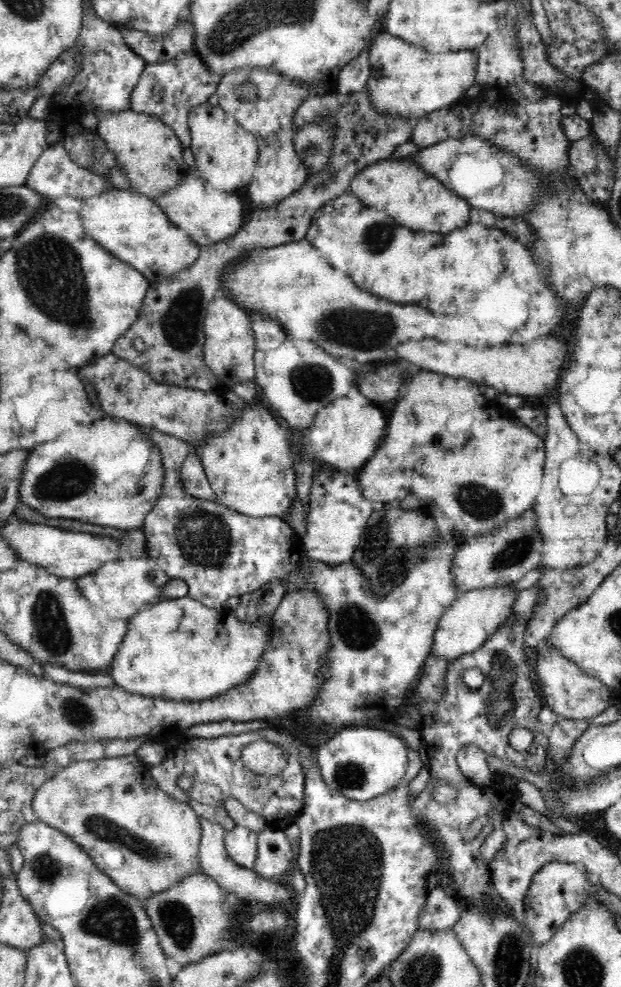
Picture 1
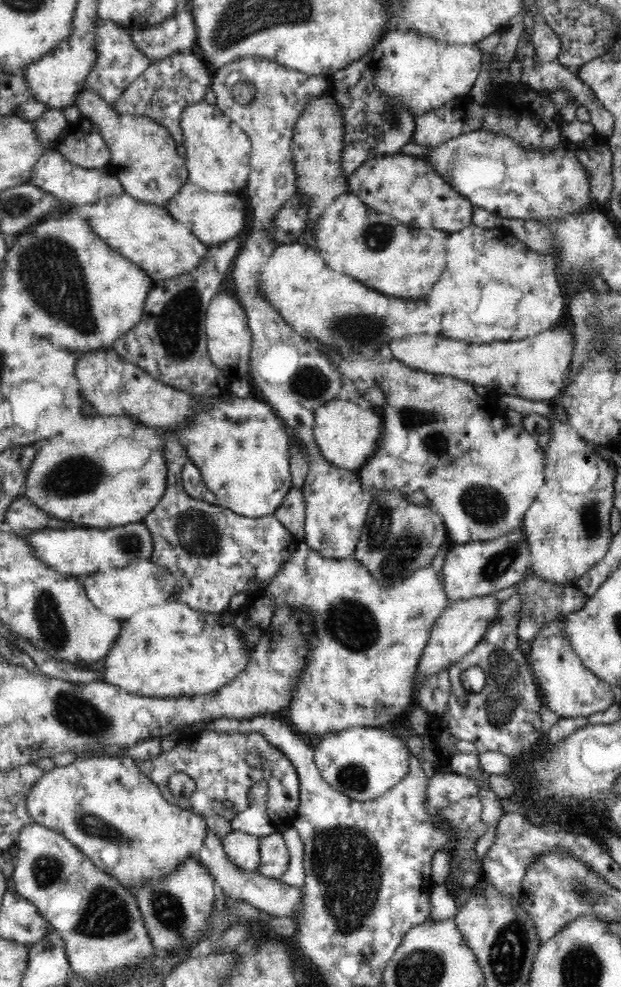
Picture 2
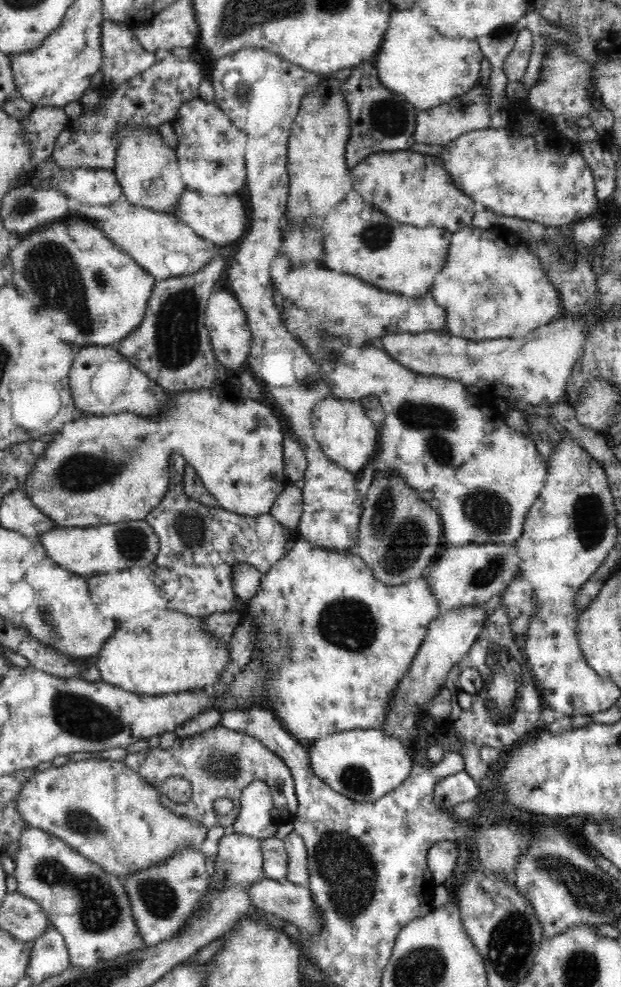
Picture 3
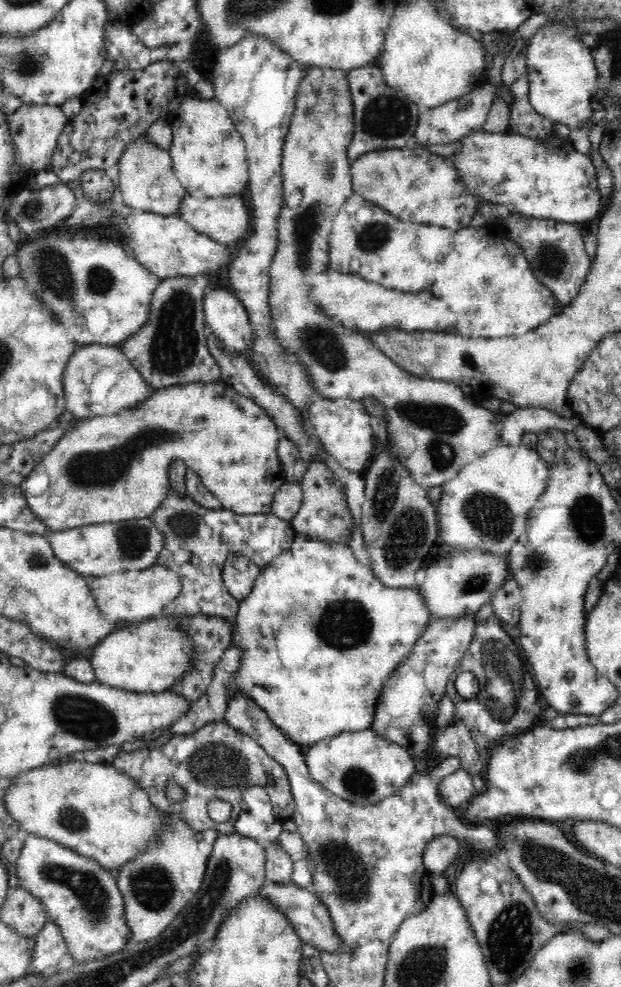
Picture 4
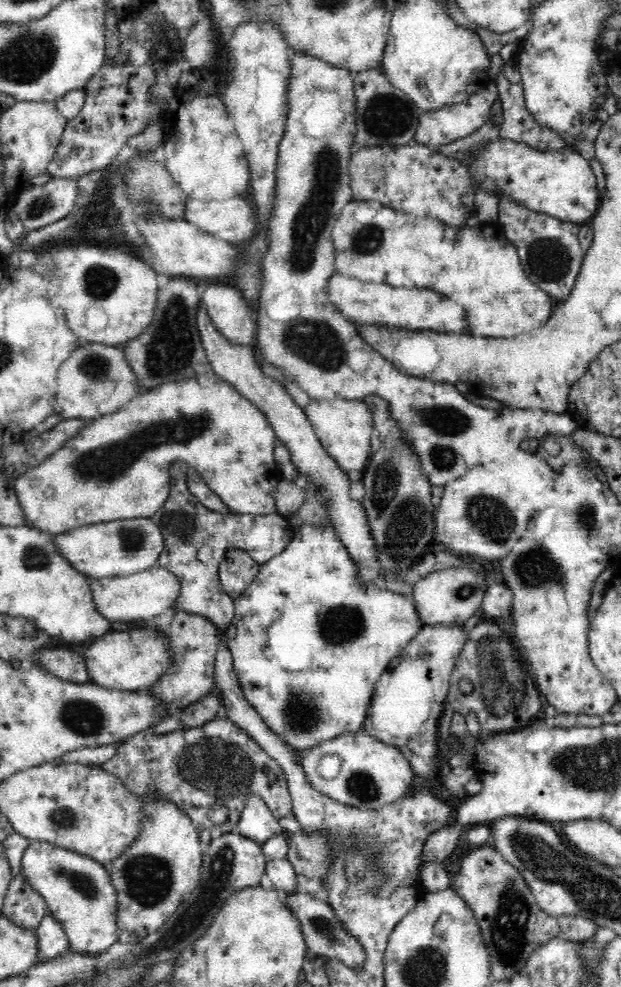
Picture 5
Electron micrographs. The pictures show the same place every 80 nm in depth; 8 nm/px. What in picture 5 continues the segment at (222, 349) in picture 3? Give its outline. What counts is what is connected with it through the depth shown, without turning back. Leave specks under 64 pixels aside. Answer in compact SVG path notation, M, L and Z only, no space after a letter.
M220 284L202 290L201 302L212 323L232 344L256 347L257 322L254 310L240 290Z

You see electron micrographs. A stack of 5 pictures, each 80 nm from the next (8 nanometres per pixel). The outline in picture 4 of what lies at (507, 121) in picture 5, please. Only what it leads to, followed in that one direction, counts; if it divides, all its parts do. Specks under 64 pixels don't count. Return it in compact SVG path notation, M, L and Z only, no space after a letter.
M526 74L519 78L516 82L511 85L506 84L512 93L512 101L509 102L509 123L506 132L510 134L521 134L528 138L542 138L546 140L552 136L552 122L547 118L541 117L529 103L529 80Z

